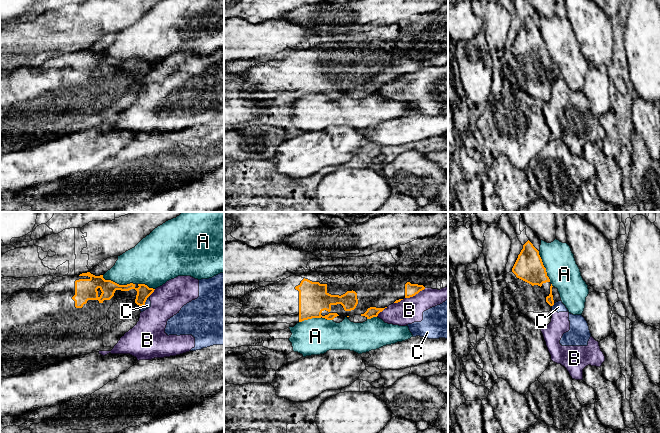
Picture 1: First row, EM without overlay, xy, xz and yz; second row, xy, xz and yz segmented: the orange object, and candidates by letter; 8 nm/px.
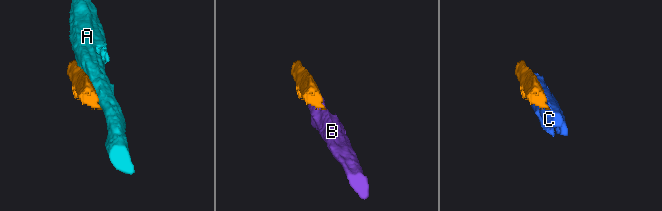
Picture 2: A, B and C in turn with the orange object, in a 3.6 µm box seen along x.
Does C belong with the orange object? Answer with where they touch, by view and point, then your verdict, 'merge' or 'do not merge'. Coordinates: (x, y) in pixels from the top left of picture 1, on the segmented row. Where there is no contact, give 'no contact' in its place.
xy (145, 301) | do not merge

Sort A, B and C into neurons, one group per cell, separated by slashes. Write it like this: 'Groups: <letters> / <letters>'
Groups: A / B C

